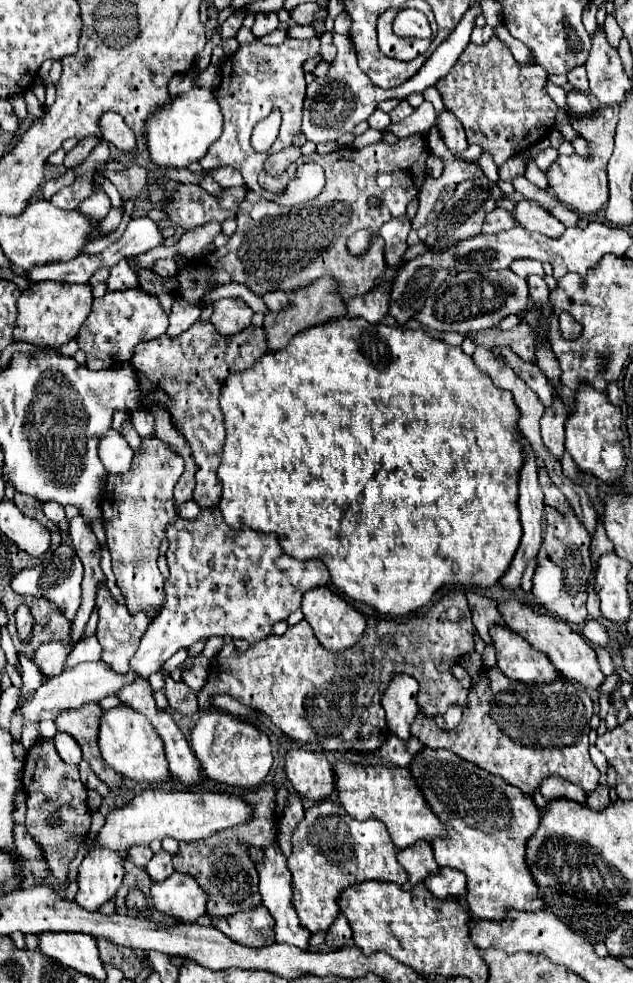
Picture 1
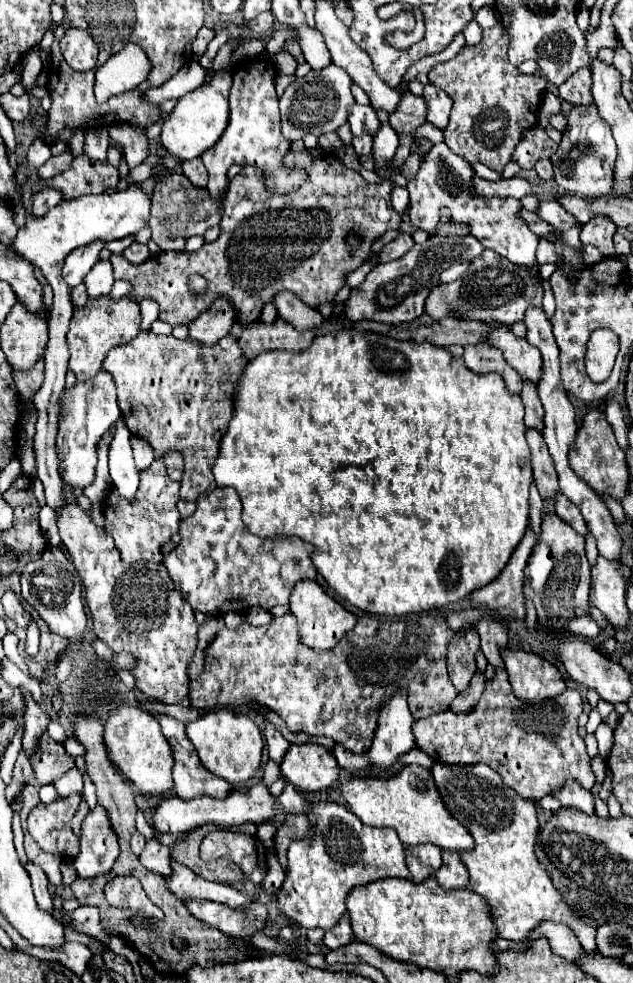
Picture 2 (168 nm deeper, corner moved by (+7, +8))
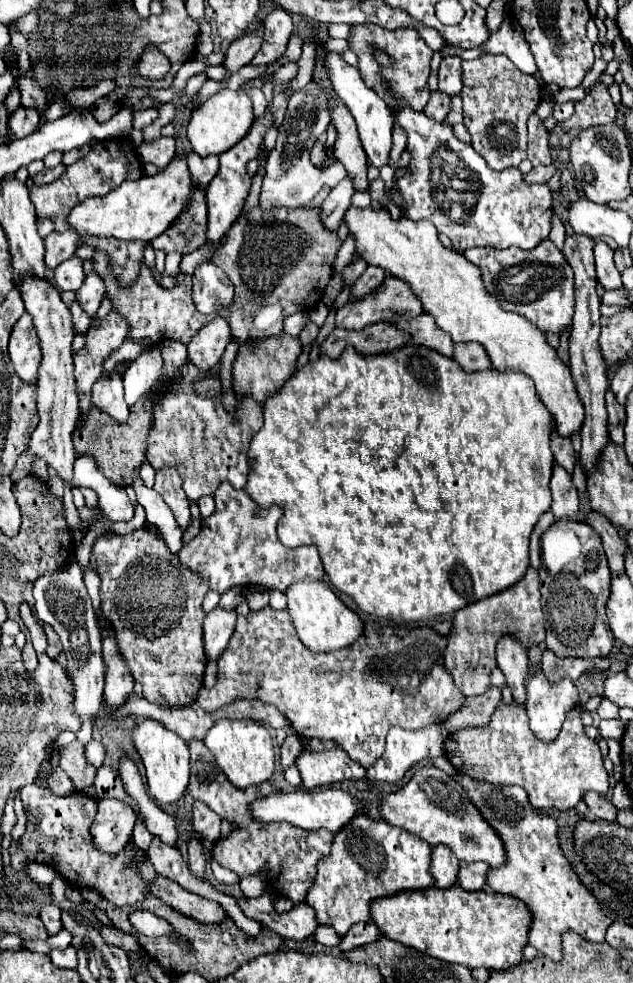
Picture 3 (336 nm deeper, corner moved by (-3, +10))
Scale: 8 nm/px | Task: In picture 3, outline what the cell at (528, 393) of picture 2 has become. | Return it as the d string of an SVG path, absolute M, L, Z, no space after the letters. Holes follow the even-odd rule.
M558 432L552 436L552 452L554 452L554 458L556 462L568 472L572 474L574 472L574 466L576 466L576 456L574 456L574 448L572 448L572 442L562 438Z

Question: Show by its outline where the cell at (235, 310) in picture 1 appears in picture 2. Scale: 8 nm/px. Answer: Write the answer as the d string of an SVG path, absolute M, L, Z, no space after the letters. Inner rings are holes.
M214 300L206 312L190 322L190 336L202 344L216 344L220 338L230 334L236 322L236 310L228 300Z

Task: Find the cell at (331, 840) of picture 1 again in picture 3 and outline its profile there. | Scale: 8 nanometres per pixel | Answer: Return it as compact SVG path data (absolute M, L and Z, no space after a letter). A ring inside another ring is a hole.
M356 816L354 822L336 834L330 856L320 860L306 904L316 910L320 924L332 926L342 938L352 924L370 922L370 902L398 892L434 886L430 856L432 846L406 830L368 816Z

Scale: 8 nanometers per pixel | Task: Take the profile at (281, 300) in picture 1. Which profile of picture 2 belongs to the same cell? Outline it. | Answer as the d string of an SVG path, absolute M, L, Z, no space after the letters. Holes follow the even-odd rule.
M282 290L272 298L276 310L280 316L284 316L286 322L296 326L298 330L306 330L312 326L322 326L326 322L326 316L322 316L318 310L312 310L302 300L298 300L296 294Z

